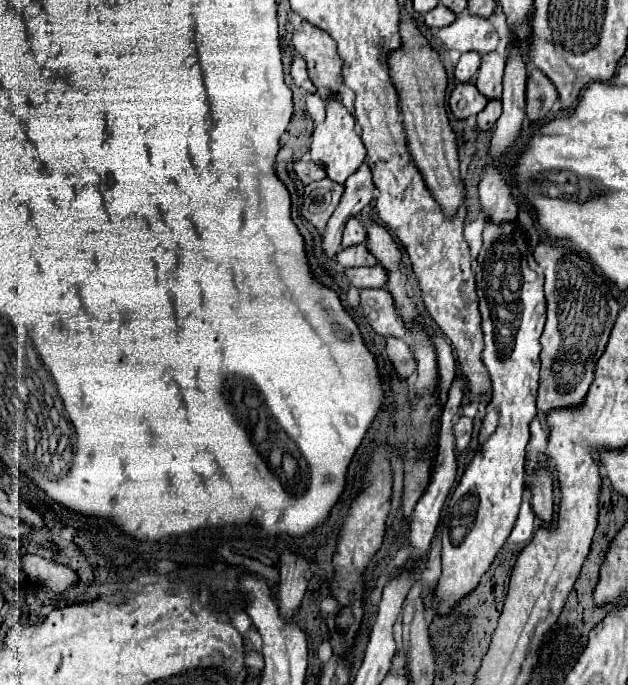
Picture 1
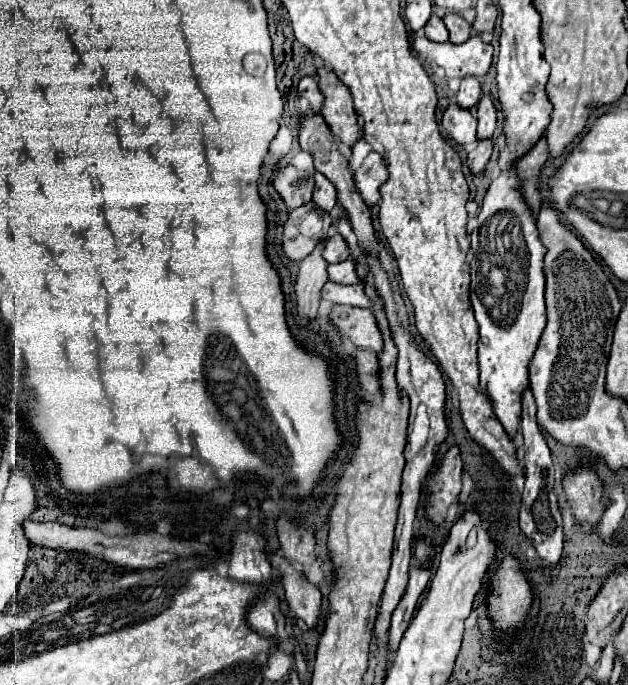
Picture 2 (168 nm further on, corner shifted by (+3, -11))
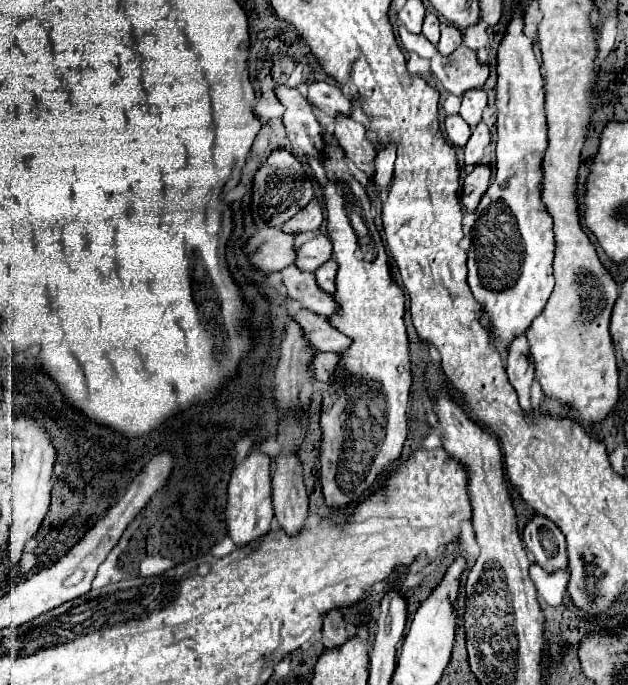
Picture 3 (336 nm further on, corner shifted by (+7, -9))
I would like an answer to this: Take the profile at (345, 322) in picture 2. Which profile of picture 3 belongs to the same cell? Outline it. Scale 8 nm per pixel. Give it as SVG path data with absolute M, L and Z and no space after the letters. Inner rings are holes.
M299 309L291 315L293 321L297 321L303 329L305 341L311 351L331 351L331 353L341 353L349 347L349 337L339 333L329 325L327 319L319 317L317 313L309 309Z

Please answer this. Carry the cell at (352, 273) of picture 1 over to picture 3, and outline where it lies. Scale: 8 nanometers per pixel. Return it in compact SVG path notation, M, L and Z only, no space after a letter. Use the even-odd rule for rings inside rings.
M289 265L283 269L281 275L283 275L283 285L287 287L289 299L299 301L301 307L305 307L321 317L331 317L337 303L331 295L323 293L317 287L313 273L299 271L299 269L295 269L295 265Z

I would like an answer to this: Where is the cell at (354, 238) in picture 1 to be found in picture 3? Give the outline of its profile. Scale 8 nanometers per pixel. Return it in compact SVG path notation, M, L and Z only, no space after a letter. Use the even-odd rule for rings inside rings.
M319 233L313 239L305 241L301 247L297 247L295 265L301 271L311 271L313 273L317 267L321 267L325 261L329 261L331 255L333 255L331 239L325 233Z

